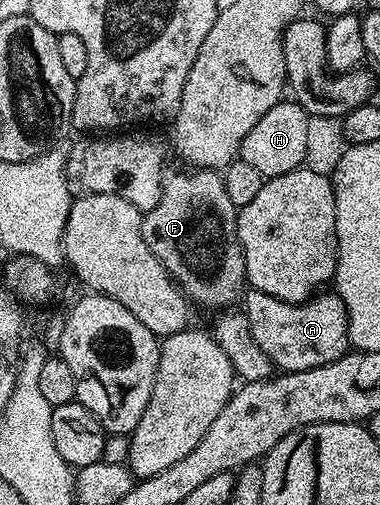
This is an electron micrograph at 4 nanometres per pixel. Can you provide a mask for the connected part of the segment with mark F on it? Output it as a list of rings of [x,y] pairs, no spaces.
[[[180,167],[164,169],[161,197],[154,209],[144,213],[141,237],[194,305],[225,310],[236,305],[233,303],[242,299],[247,288],[245,259],[237,237],[239,210],[223,190],[220,171]]]

